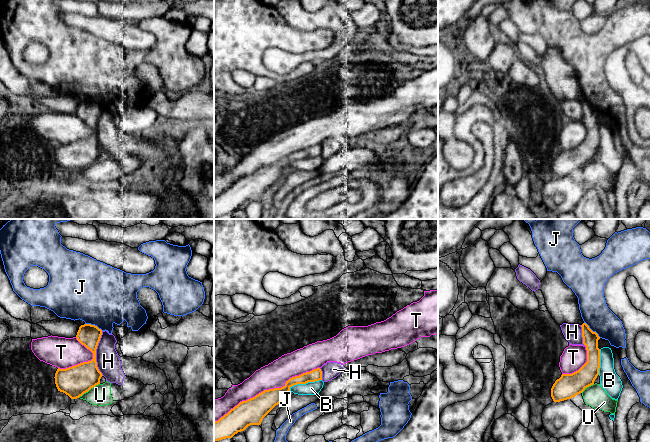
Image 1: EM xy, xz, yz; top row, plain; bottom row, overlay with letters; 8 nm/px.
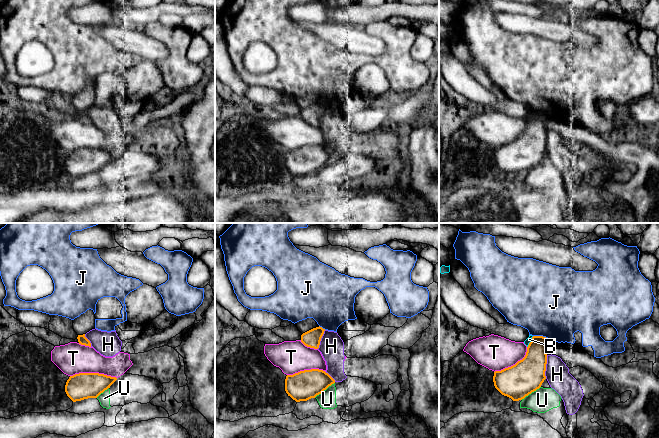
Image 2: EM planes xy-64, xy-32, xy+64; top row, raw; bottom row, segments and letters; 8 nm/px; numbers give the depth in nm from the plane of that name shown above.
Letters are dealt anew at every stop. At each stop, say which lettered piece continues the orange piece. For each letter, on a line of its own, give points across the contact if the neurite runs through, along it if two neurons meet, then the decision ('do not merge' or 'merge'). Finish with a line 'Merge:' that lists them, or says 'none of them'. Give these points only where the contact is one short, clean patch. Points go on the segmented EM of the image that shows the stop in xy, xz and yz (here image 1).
B: do not merge
H: do not merge
J: border yz (584, 322), (600, 337); do not merge
T: do not merge
U: do not merge
Merge: none of them

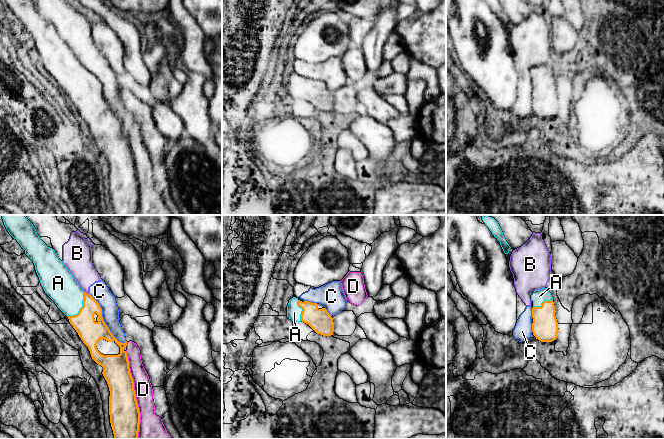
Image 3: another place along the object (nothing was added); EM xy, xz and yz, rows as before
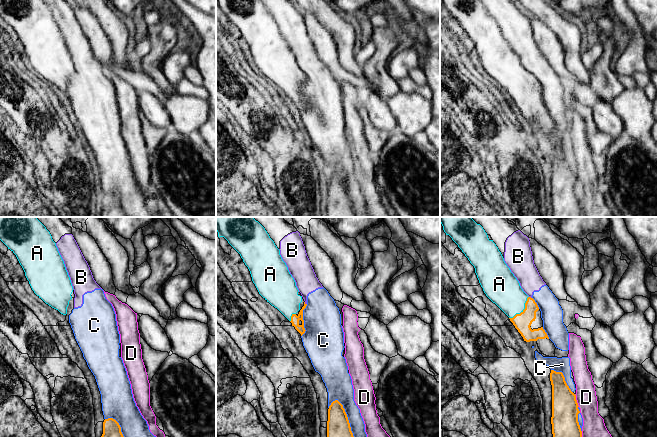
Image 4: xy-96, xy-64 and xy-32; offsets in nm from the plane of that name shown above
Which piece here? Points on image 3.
A: way xy (90, 332), (82, 320), (81, 308), (60, 285); merge
B: border xy (84, 291), (88, 294); do not merge
C: do not merge
D: do not merge
Merge: A

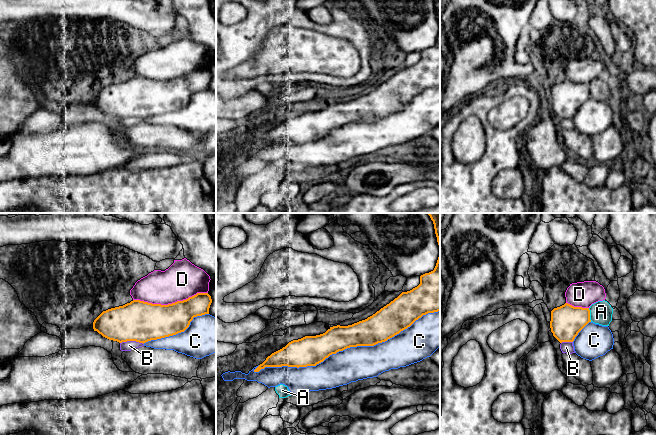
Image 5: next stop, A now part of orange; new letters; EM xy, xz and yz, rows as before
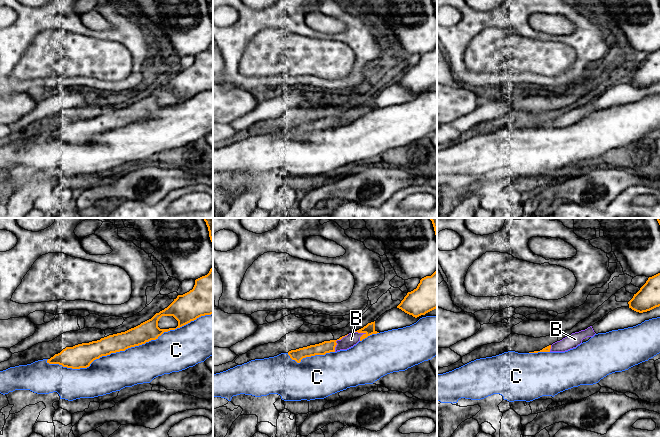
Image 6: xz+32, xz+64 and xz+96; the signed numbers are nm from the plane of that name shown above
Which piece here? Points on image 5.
A: do not merge
B: border xy (120, 342), (138, 341), (143, 344); do not merge
C: do not merge
D: do not merge
Merge: none of them

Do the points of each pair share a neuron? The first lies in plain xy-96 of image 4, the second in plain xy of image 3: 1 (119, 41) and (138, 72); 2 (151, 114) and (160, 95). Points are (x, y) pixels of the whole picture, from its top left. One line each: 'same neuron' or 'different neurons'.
1: same neuron
2: different neurons

